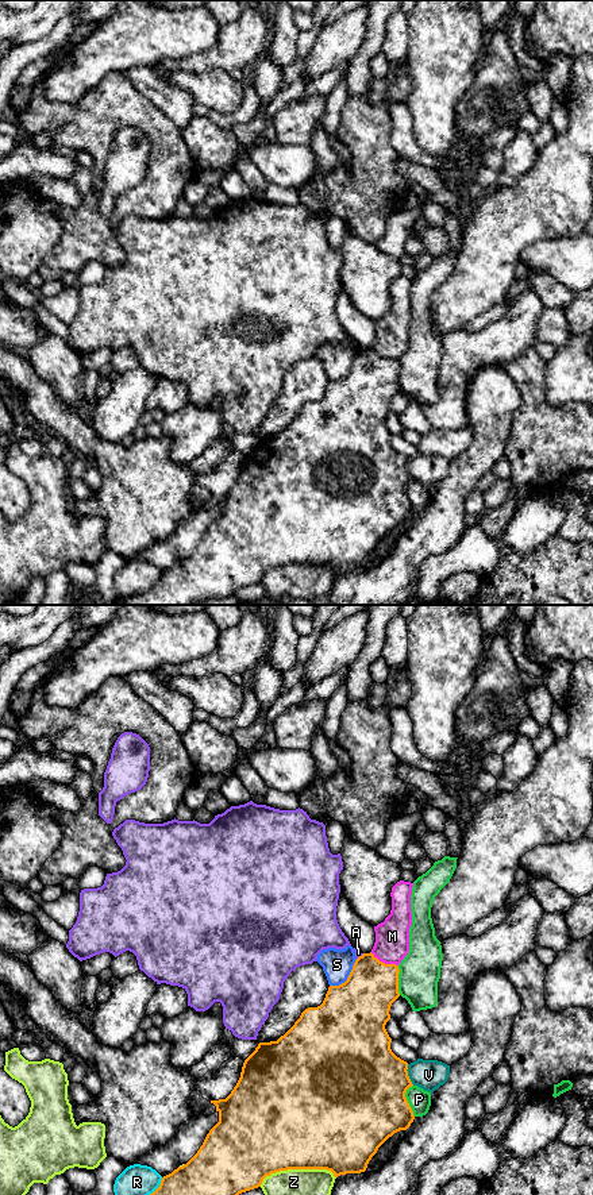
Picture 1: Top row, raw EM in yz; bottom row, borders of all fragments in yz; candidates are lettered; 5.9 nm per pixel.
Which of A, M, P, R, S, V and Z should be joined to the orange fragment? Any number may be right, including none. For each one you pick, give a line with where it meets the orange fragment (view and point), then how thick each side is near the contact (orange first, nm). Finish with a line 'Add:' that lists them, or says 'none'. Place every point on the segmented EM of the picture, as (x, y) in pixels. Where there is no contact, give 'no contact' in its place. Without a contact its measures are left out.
Add: none

